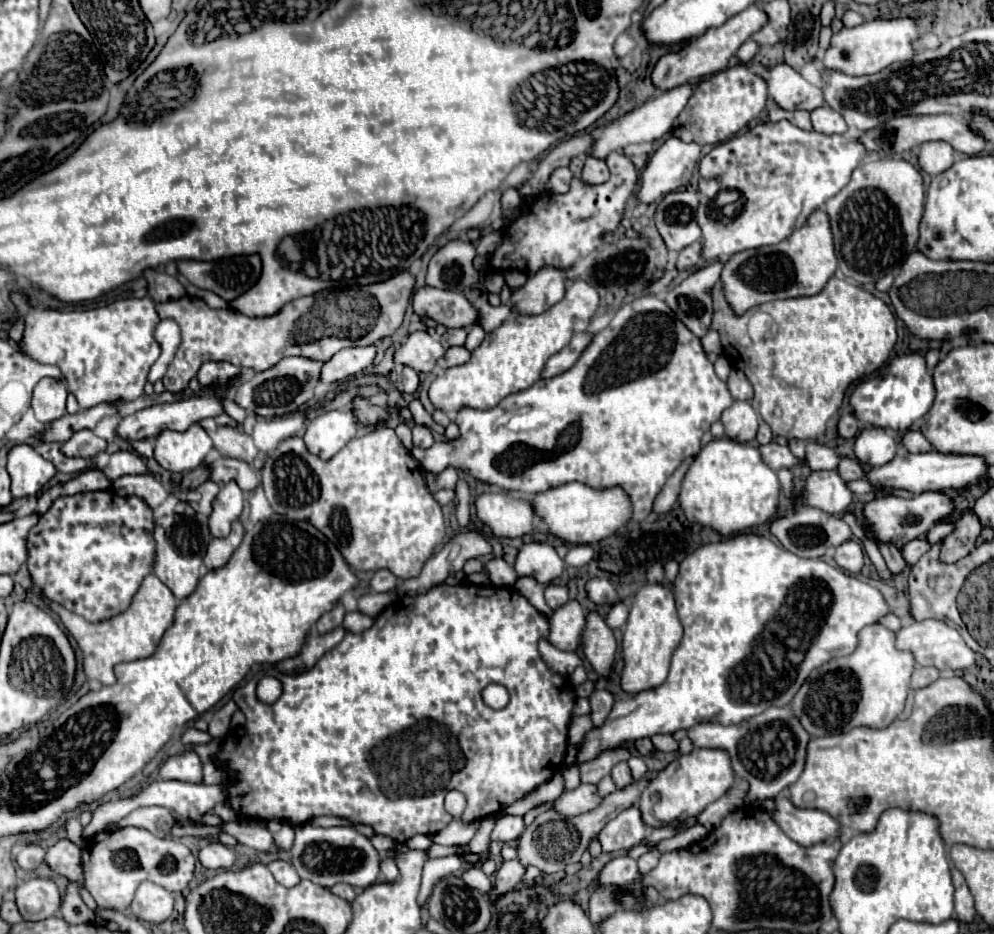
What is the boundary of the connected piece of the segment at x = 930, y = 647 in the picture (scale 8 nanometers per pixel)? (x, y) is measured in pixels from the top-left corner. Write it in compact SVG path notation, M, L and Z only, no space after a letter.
M926 619L926 621L912 621L910 625L902 627L896 633L896 649L914 653L914 659L918 665L936 667L936 669L966 669L974 663L974 653L968 649L960 633L938 619Z

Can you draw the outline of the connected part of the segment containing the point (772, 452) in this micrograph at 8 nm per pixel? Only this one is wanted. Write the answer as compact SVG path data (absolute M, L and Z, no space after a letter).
M778 443L760 445L758 451L762 453L762 461L766 461L766 465L770 465L770 469L774 469L774 471L778 471L782 467L792 467L798 463L798 459L790 453L790 449L782 447Z

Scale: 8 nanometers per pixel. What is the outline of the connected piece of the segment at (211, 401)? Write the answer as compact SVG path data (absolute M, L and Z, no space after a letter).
M208 395L208 397L194 397L194 399L182 399L176 403L162 403L162 405L154 405L142 411L136 411L134 415L124 417L118 427L116 433L124 439L124 441L142 441L142 439L154 439L158 437L158 433L170 429L170 431L186 431L192 423L198 423L200 419L206 417L216 417L222 413L222 405L220 405L220 397L216 395Z

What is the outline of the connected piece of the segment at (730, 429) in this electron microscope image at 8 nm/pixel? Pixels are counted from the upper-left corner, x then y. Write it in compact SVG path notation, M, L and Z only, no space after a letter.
M734 401L724 413L722 413L724 431L730 439L748 443L754 441L758 431L758 413L752 409L748 401Z

